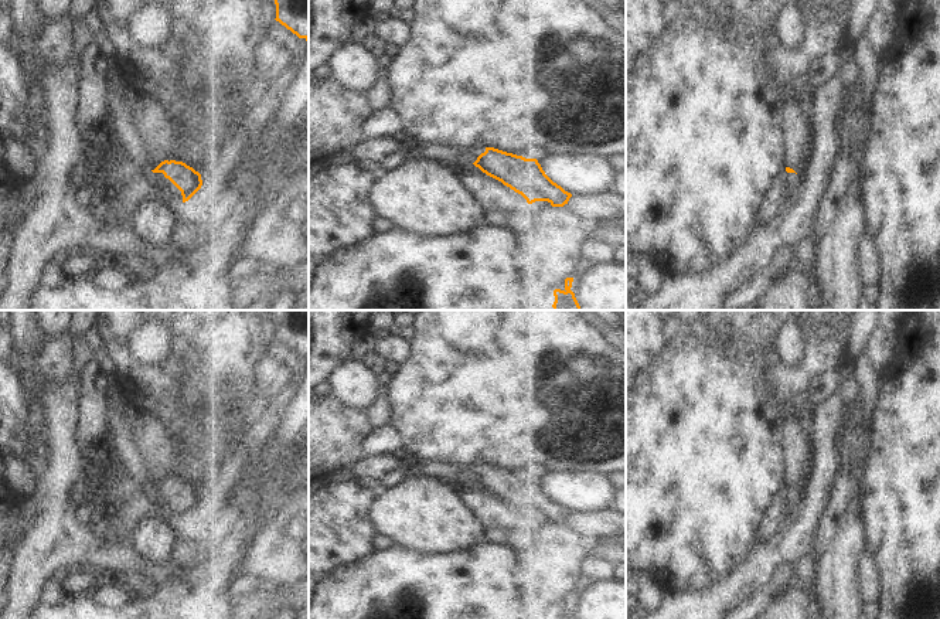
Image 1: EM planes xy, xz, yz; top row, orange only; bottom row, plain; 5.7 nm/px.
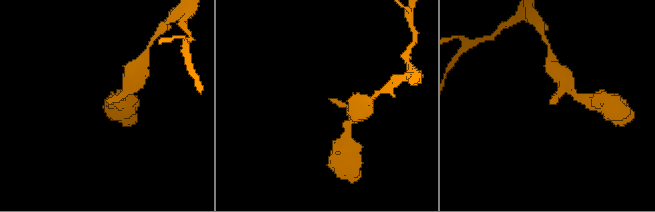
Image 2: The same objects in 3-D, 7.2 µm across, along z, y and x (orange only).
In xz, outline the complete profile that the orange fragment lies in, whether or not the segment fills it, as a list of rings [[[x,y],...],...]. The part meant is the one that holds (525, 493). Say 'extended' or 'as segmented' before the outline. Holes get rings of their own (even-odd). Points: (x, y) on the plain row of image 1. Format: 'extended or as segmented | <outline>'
extended | [[[478,462],[469,467],[469,479],[521,511],[528,521],[548,518],[552,524],[563,524],[572,514],[545,492],[537,476]]]

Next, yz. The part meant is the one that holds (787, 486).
extended | [[[784,484],[774,496],[770,507],[766,510],[759,527],[759,544],[772,540],[781,528],[787,514],[796,501],[796,489]]]

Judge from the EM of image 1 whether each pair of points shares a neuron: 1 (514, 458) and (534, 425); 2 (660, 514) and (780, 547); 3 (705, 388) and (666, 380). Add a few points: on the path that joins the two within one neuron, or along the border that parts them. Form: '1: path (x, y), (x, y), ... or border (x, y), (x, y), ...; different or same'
1: path (514, 449), (514, 445), (525, 434); same
2: border (759, 544), (735, 568); different
3: path (695, 388), (675, 388); same

